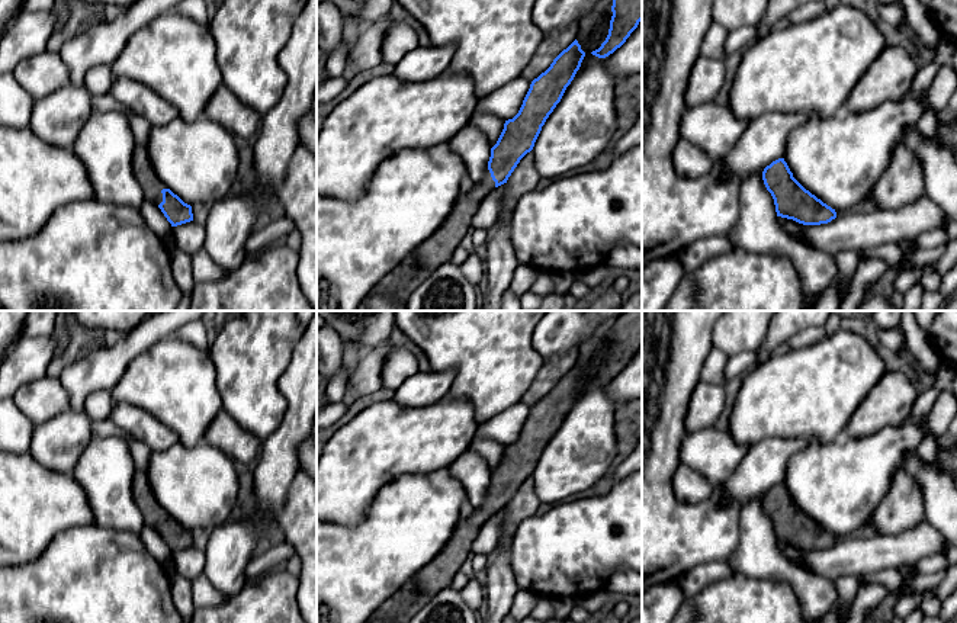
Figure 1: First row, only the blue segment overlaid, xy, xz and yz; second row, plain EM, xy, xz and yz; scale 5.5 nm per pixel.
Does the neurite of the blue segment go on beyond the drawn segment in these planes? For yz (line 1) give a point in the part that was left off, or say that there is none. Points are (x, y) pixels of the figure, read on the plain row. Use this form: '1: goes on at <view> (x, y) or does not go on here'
1: does not go on here

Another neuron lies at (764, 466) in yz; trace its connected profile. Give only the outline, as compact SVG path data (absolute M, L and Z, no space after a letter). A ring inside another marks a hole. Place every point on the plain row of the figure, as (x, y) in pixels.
M777 437L752 444L733 475L720 484L726 498L736 500L744 507L773 486L784 484L790 457L809 446L812 443L807 440Z

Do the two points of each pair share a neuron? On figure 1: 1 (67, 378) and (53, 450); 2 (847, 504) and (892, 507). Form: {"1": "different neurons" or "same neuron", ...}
{"1": "different neurons", "2": "different neurons"}

